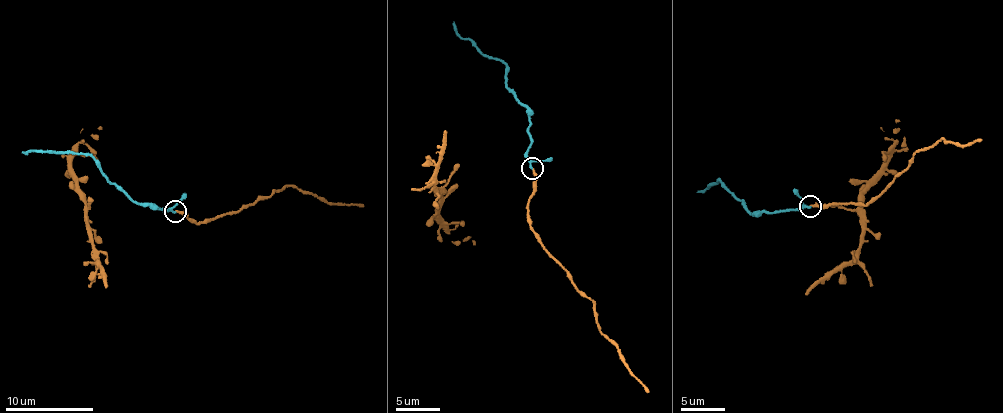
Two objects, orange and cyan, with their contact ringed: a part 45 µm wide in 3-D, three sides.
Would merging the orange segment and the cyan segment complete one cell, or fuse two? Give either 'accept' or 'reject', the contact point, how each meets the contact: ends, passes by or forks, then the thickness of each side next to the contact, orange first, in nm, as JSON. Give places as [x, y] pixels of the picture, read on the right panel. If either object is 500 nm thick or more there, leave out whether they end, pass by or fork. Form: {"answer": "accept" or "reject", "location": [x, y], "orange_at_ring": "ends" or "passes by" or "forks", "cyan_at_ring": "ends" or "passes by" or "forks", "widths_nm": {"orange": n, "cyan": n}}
{"answer": "accept", "location": [810, 206], "orange_at_ring": "ends", "cyan_at_ring": "passes by", "widths_nm": {"orange": 220, "cyan": 140}}

